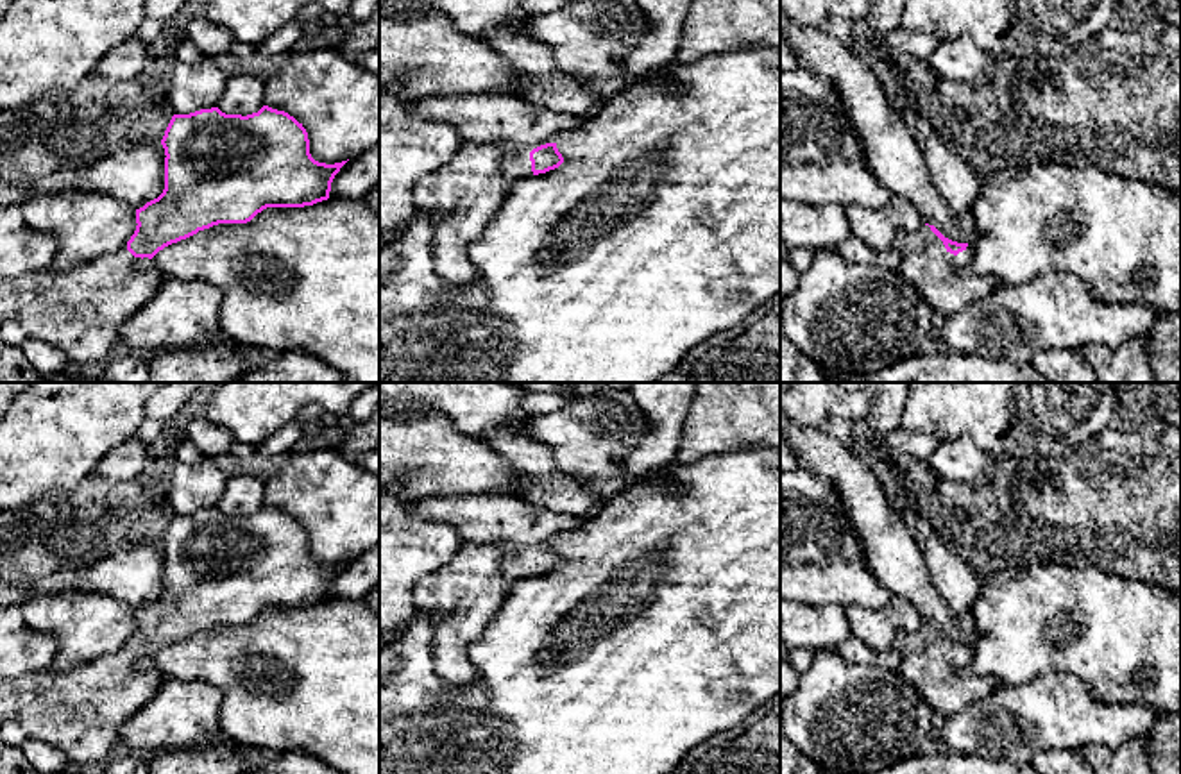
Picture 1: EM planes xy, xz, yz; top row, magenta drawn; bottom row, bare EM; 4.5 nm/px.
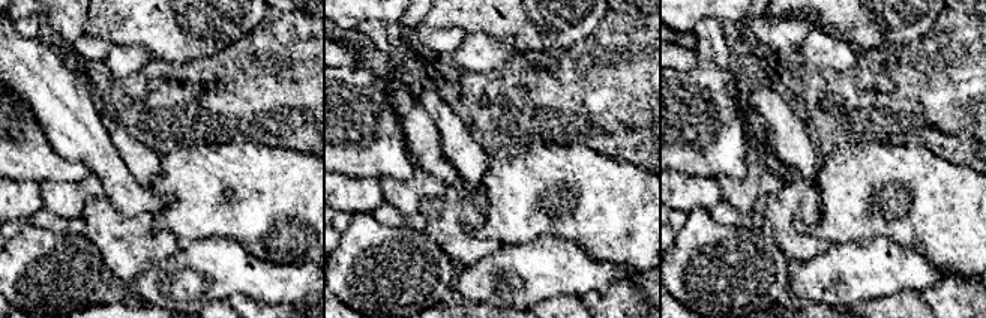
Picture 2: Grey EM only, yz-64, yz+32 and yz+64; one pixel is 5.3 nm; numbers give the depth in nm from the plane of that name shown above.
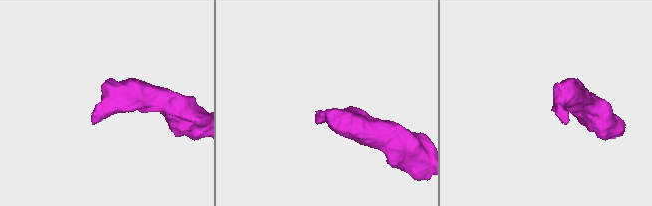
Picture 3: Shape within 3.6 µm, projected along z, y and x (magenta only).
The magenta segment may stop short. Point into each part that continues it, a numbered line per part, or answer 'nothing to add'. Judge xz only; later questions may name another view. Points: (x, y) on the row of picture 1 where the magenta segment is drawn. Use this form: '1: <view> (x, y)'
1: xz (523, 124)

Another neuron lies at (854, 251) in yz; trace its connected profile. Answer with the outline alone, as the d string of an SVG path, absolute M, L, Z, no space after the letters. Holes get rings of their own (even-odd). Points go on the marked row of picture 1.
M852 234L841 243L837 252L846 263L854 265L870 265L875 257L875 252Z

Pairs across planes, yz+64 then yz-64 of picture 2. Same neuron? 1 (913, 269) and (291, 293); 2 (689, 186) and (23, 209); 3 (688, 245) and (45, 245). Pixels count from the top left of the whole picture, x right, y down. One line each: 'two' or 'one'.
1: one
2: one
3: one

